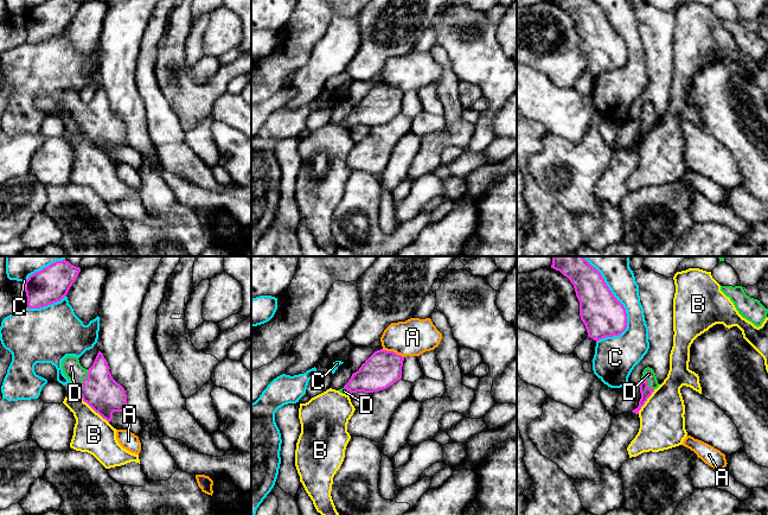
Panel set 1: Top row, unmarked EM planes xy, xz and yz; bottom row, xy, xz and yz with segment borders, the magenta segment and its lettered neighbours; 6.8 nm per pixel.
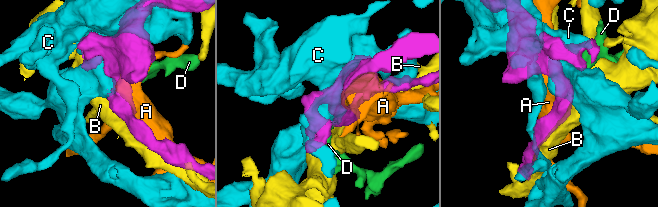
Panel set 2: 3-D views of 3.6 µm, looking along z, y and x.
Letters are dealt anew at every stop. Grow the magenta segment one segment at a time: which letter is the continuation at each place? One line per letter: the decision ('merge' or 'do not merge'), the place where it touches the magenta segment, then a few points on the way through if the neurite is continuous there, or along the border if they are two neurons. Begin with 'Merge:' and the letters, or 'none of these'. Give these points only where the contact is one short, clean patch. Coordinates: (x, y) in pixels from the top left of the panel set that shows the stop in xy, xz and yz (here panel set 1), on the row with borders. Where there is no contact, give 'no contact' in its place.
Merge: D
A: do not merge; meets magenta in xz at (392, 351)
B: do not merge; meets magenta in xy at (95, 411)
C: do not merge; meets magenta in yz at (613, 296)
D: merge; meets magenta in xy at (83, 380)

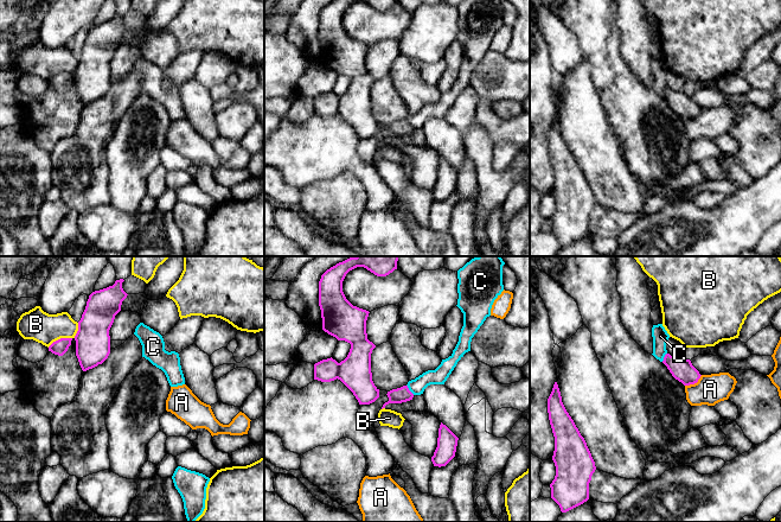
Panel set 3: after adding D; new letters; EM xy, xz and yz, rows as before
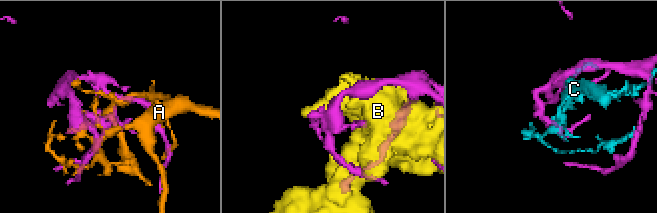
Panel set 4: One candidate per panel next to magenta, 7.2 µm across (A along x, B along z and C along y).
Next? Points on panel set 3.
Merge: none of these
A: do not merge; meets magenta in yz at (693, 383)
B: do not merge; meets magenta in xy at (61, 338)
C: do not merge; meets magenta in xz at (408, 389)

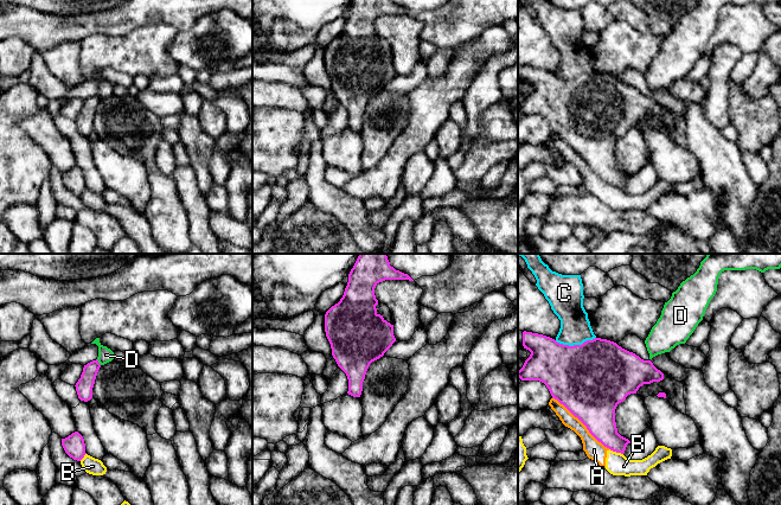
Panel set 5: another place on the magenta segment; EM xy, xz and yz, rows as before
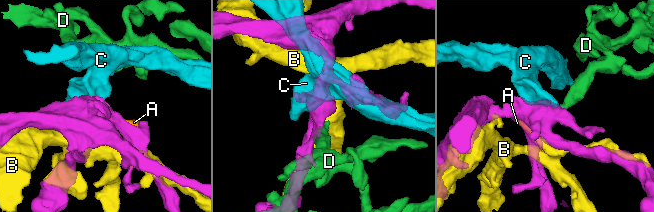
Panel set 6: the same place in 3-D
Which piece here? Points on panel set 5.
Merge: none of these
A: do not merge; meets magenta in yz at (582, 422)
B: do not merge; meets magenta in yz at (616, 452)
C: do not merge; meets magenta in yz at (575, 345)
D: do not merge; meets magenta in xy at (97, 362); border along xy (96, 359), (101, 364)

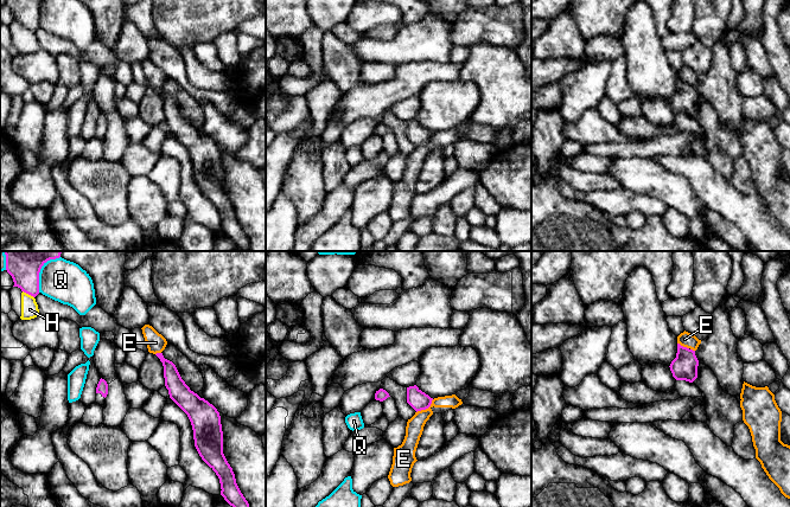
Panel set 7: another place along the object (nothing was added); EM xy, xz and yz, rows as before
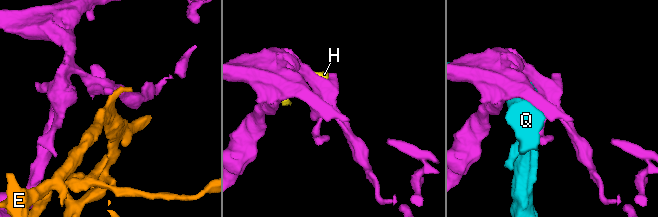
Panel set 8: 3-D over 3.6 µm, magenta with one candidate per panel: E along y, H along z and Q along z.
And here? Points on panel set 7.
Merge: none of these
E: do not merge; meets magenta in xz at (426, 408); border along xz (433, 399), (427, 408), (416, 412)
H: do not merge; meets magenta in xy at (29, 294)
Q: do not merge; meets magenta in xy at (39, 270)

